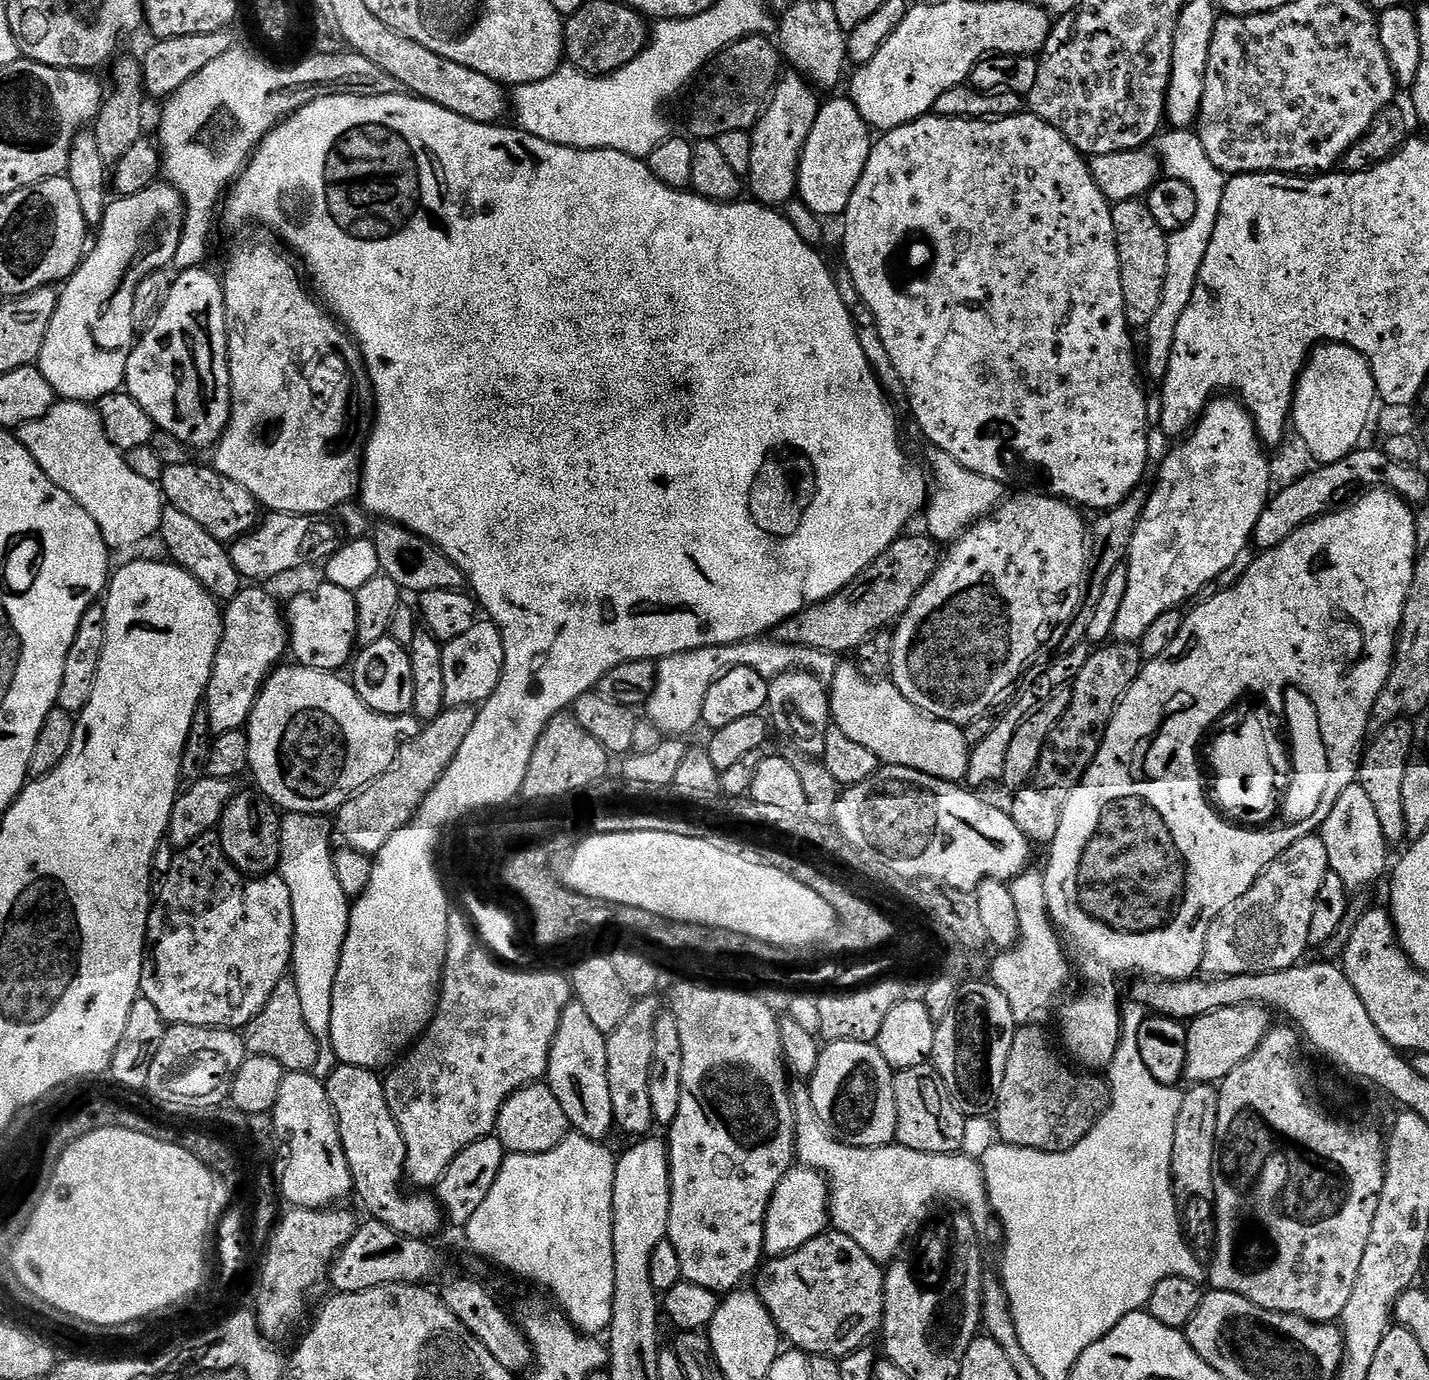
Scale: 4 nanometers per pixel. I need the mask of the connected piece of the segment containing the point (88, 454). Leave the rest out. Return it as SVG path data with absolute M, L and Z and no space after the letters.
M60 400L53 404L42 418L34 418L34 422L23 424L18 429L18 439L22 442L22 446L26 446L26 450L30 450L34 462L42 466L50 482L66 490L66 494L70 494L70 498L74 498L74 502L78 502L78 506L82 506L82 510L86 510L86 514L90 514L90 518L98 522L98 530L109 549L132 548L135 544L150 539L151 536L153 539L159 533L160 519L164 513L166 501L157 482L146 482L146 478L141 478L138 474L134 474L134 470L130 470L127 455L119 452L114 442L106 438L102 418L91 403Z

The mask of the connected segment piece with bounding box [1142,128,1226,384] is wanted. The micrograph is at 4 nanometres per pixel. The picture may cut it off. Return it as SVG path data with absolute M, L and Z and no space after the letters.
M1178 128L1157 135L1154 141L1154 152L1158 157L1163 175L1170 180L1186 182L1190 190L1198 198L1200 215L1198 222L1186 226L1182 230L1168 236L1168 257L1166 258L1166 278L1162 290L1162 306L1158 306L1158 314L1148 323L1146 335L1146 354L1142 356L1142 368L1145 377L1156 384L1162 384L1170 364L1170 351L1174 346L1174 330L1178 330L1178 318L1190 306L1190 297L1194 294L1194 286L1198 282L1198 270L1202 270L1202 262L1206 258L1206 250L1210 246L1210 238L1214 238L1214 226L1218 222L1218 210L1222 206L1222 194L1226 177L1223 172L1210 162L1206 149L1202 147L1199 135L1195 131Z

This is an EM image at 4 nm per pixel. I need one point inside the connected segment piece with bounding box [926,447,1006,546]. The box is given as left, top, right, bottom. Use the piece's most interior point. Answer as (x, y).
(959, 498)

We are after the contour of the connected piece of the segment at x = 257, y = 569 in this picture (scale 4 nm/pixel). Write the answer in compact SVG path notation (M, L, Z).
M268 512L251 532L247 532L231 545L232 561L238 574L248 582L268 582L264 580L272 580L275 576L284 576L287 572L302 567L307 560L312 564L318 563L317 565L327 561L328 557L333 556L342 547L342 536L340 540L339 534L336 533L337 525L335 523L333 523L334 525L327 524L326 521L327 519L324 518L295 516L285 512Z

